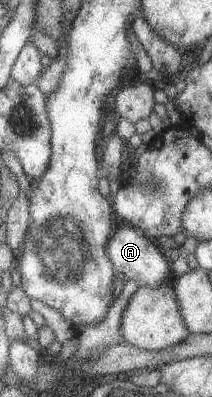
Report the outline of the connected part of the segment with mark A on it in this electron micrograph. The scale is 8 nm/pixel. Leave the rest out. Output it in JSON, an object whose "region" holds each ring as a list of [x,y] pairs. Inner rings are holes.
{"region":[[[120,226],[120,228],[114,229],[106,242],[104,252],[112,264],[112,270],[115,273],[120,272],[120,275],[127,281],[134,280],[138,287],[154,288],[158,284],[172,282],[171,263],[162,256],[162,249],[158,243],[148,240],[140,230],[133,226]]]}

